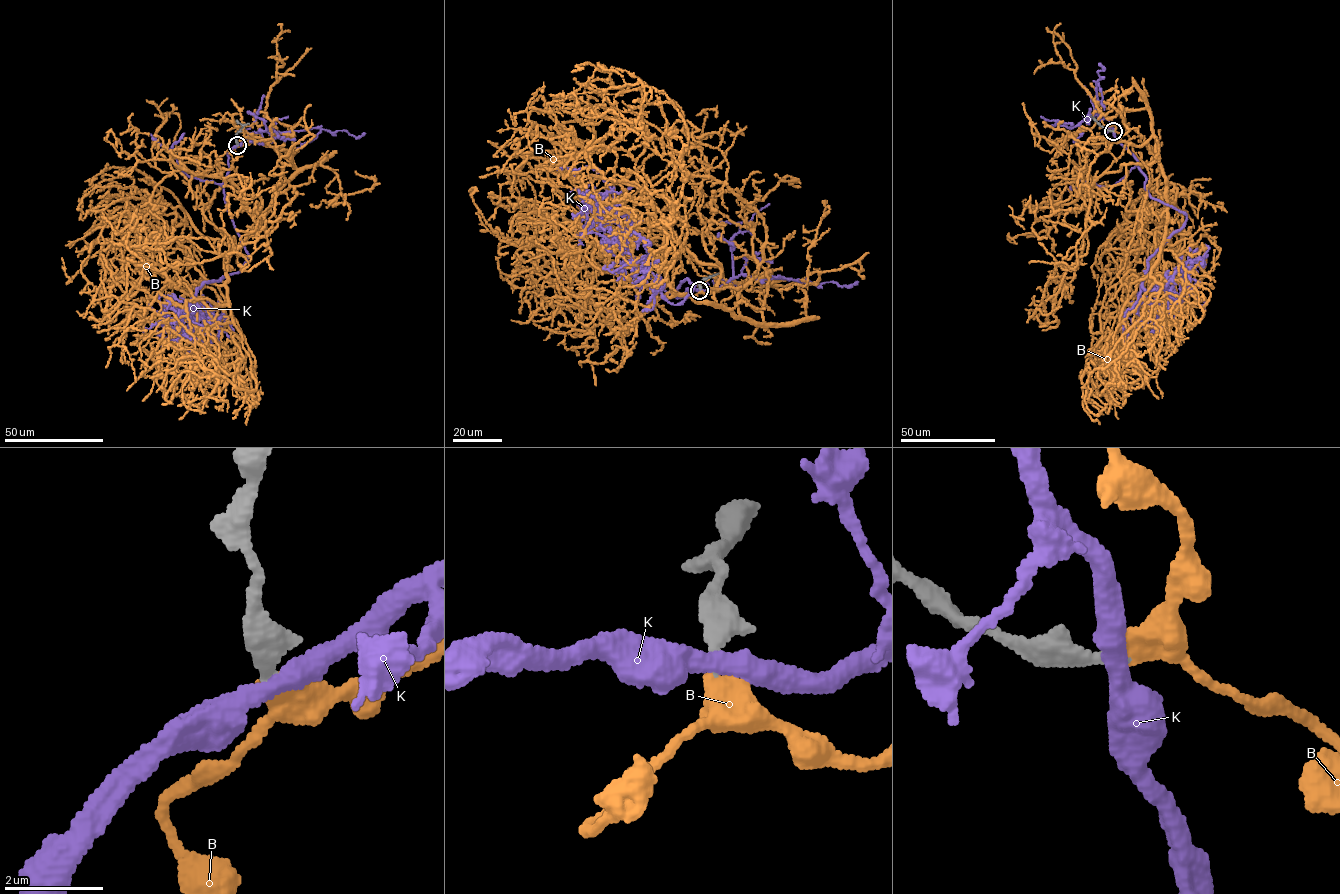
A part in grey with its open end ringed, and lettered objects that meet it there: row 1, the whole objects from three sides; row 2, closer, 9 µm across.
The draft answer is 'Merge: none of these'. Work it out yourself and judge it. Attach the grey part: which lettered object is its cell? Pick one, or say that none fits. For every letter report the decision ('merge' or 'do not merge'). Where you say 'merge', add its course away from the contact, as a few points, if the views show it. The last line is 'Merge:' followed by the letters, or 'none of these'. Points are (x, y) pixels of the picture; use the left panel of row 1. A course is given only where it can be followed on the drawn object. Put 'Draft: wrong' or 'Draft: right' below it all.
B: merge | via (237, 145), (259, 134), (297, 170), (228, 261), (228, 305), (256, 387), (191, 362), (183, 403), (206, 412)
K: do not merge
Merge: B
Draft: wrong

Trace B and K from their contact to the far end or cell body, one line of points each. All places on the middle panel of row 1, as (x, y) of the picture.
B: (700, 290), (731, 284), (768, 324), (673, 289), (688, 131), (663, 93), (614, 88), (598, 63), (623, 77)
K: (700, 289), (676, 297), (686, 278), (692, 291), (670, 304), (626, 213), (650, 251), (610, 272), (613, 262)

